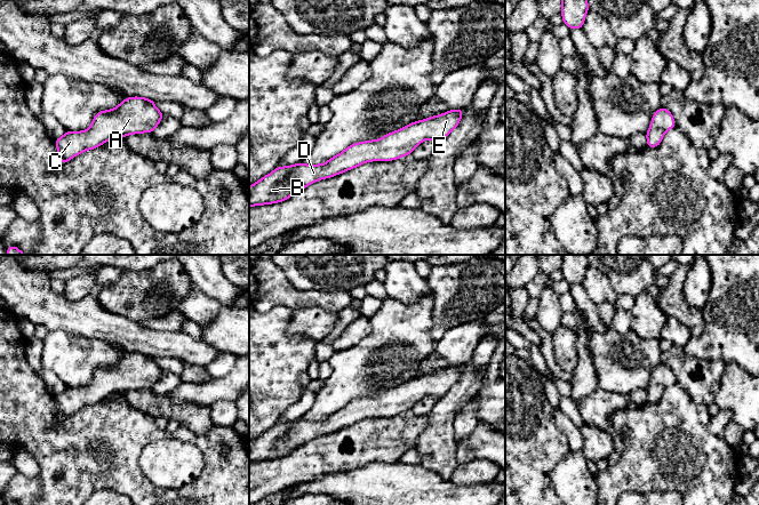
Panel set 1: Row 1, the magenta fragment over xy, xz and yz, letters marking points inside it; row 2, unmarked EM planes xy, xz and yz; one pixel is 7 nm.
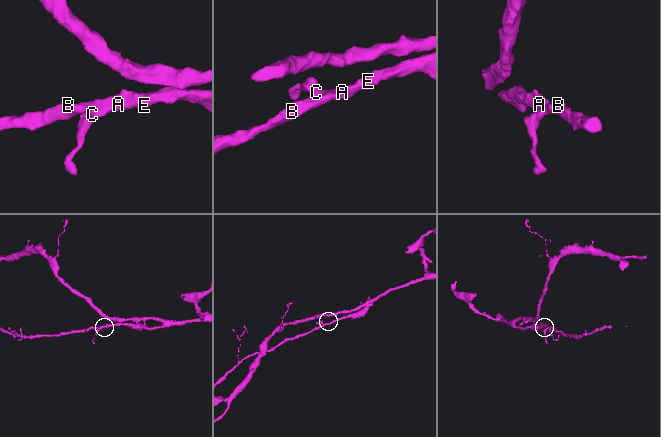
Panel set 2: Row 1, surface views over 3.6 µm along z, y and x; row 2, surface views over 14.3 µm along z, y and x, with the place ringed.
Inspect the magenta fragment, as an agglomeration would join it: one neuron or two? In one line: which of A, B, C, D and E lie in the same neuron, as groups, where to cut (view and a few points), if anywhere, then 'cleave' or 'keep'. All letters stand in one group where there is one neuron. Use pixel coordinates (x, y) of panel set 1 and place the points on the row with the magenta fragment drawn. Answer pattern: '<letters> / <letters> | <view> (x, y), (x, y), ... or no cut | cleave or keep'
A B C D E | no cut | keep

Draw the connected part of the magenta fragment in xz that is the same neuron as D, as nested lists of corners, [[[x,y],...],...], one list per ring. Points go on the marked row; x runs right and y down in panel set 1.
[[[463,109],[415,121],[380,139],[354,143],[322,165],[296,163],[277,167],[249,186],[249,207],[285,201],[297,191],[323,178],[369,161],[392,161],[412,154],[425,139],[444,141],[458,126]]]

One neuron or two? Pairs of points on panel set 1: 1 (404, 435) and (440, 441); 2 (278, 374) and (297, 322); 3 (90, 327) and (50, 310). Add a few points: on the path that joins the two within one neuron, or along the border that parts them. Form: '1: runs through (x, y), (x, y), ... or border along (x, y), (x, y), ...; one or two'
1: border along (426, 415), (426, 427), (414, 447); two
2: border along (292, 310), (287, 333), (317, 342); two
3: runs through (80, 318), (61, 314); one

